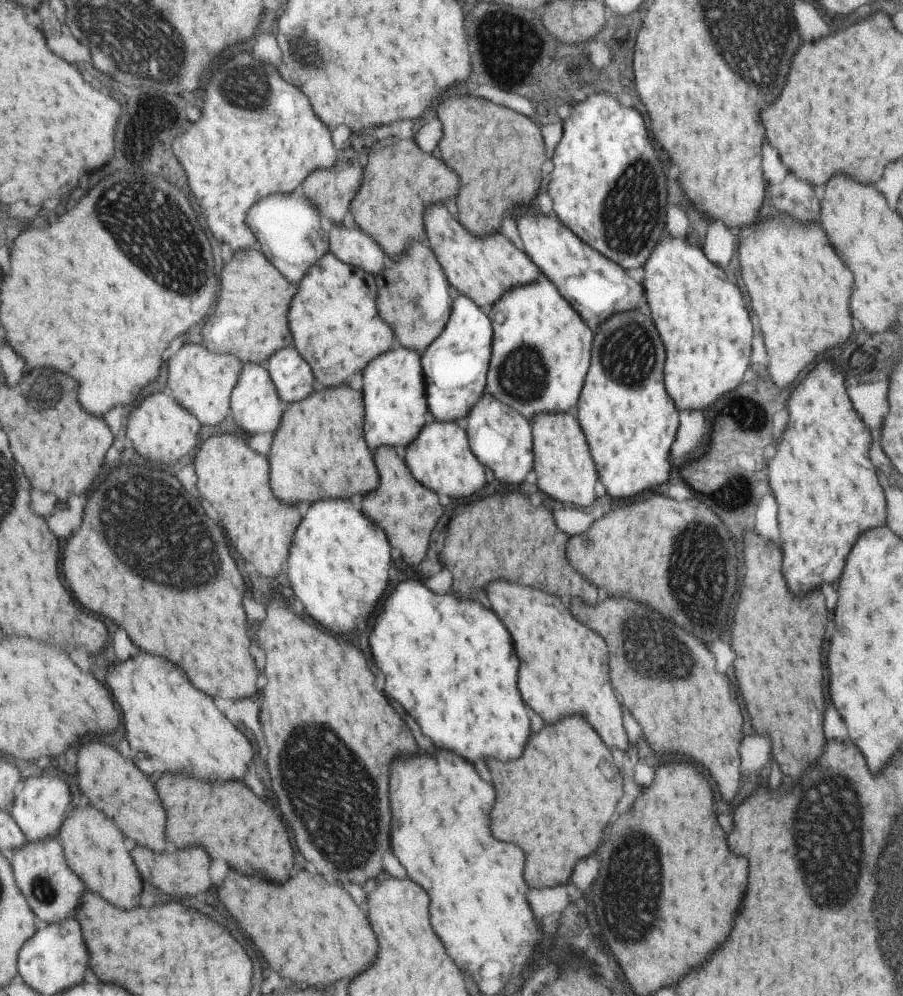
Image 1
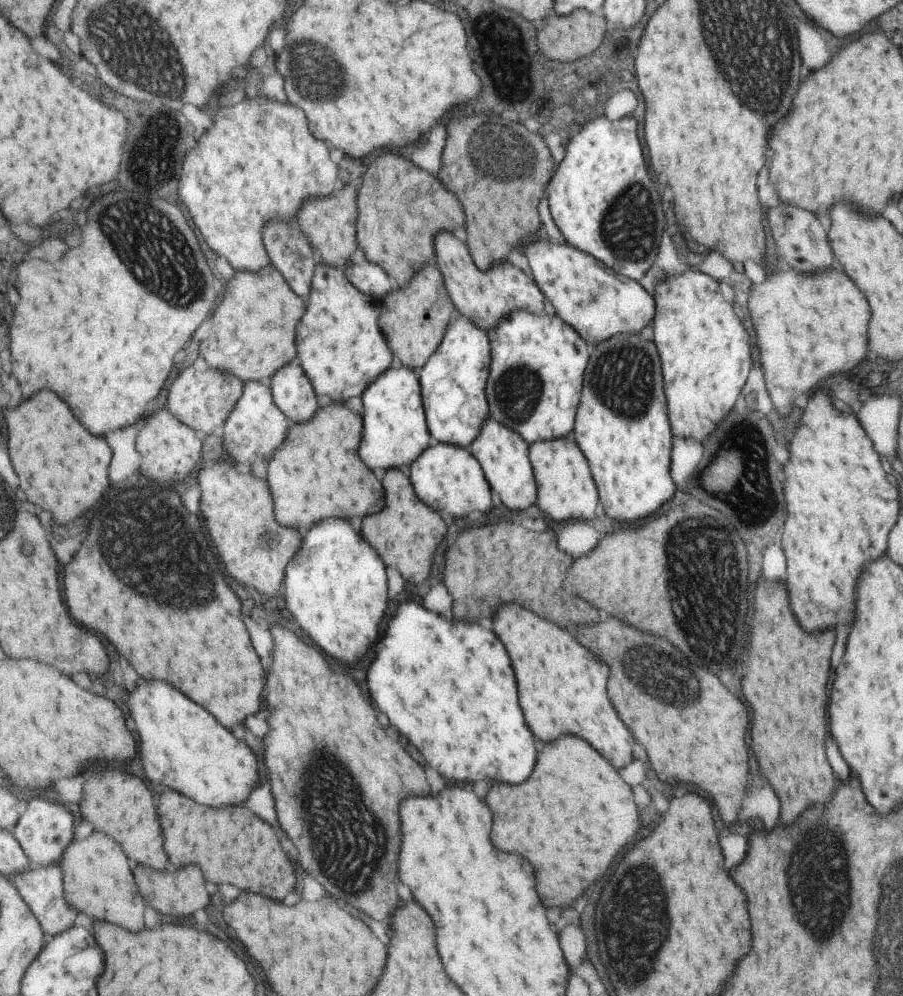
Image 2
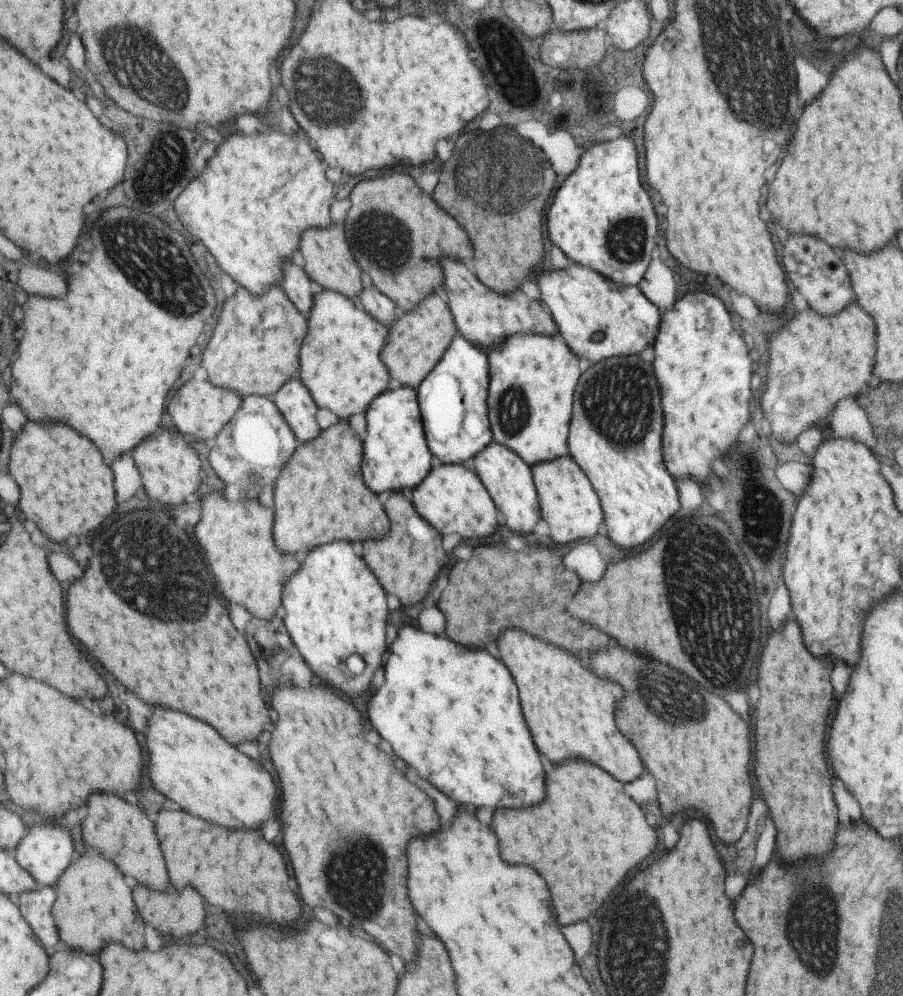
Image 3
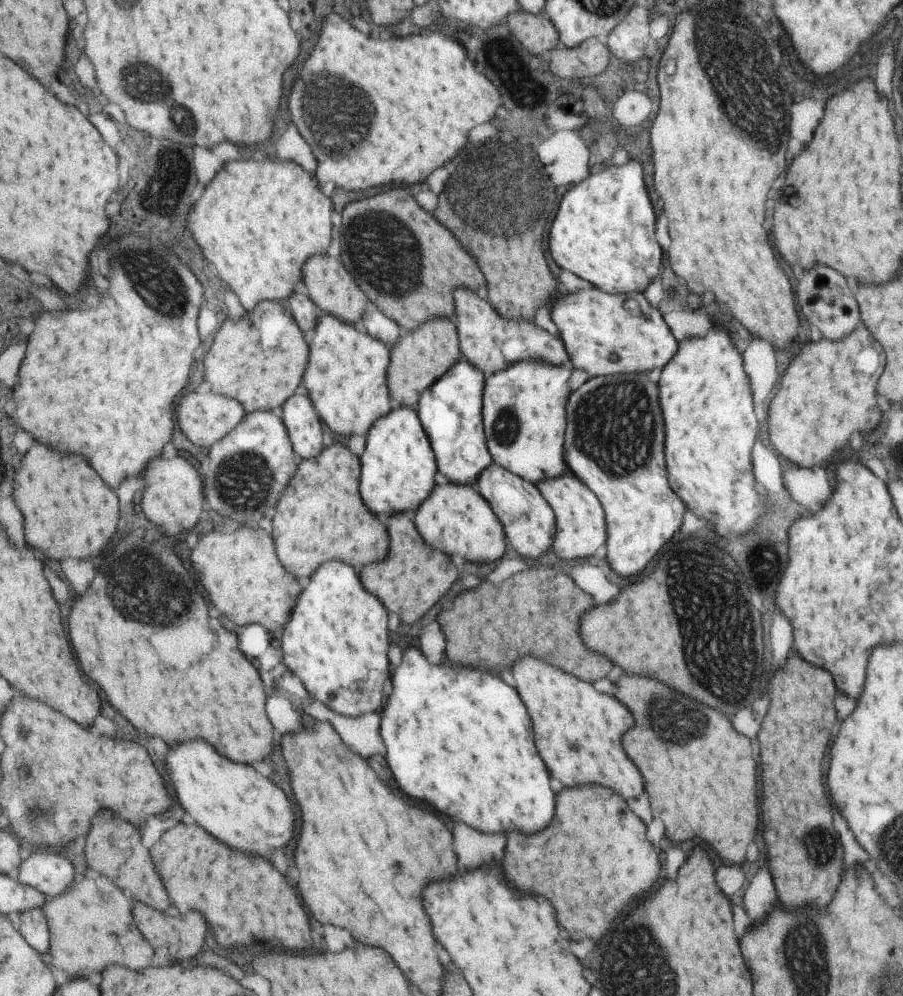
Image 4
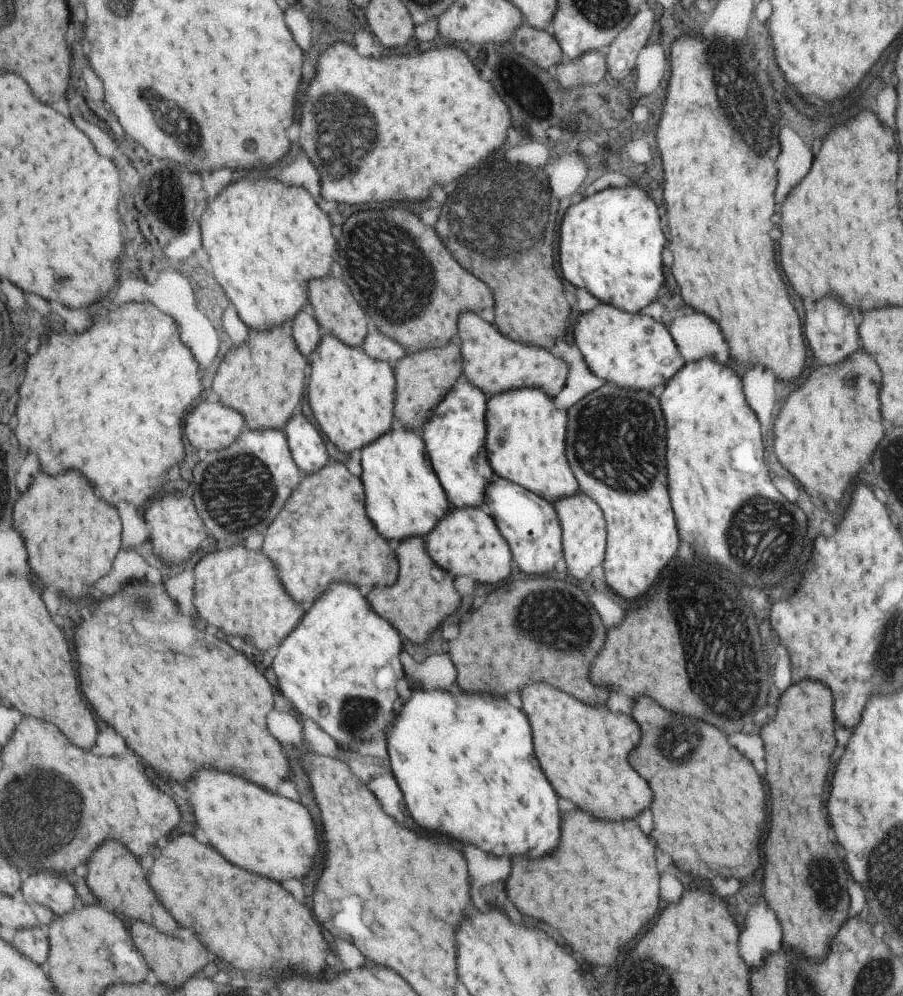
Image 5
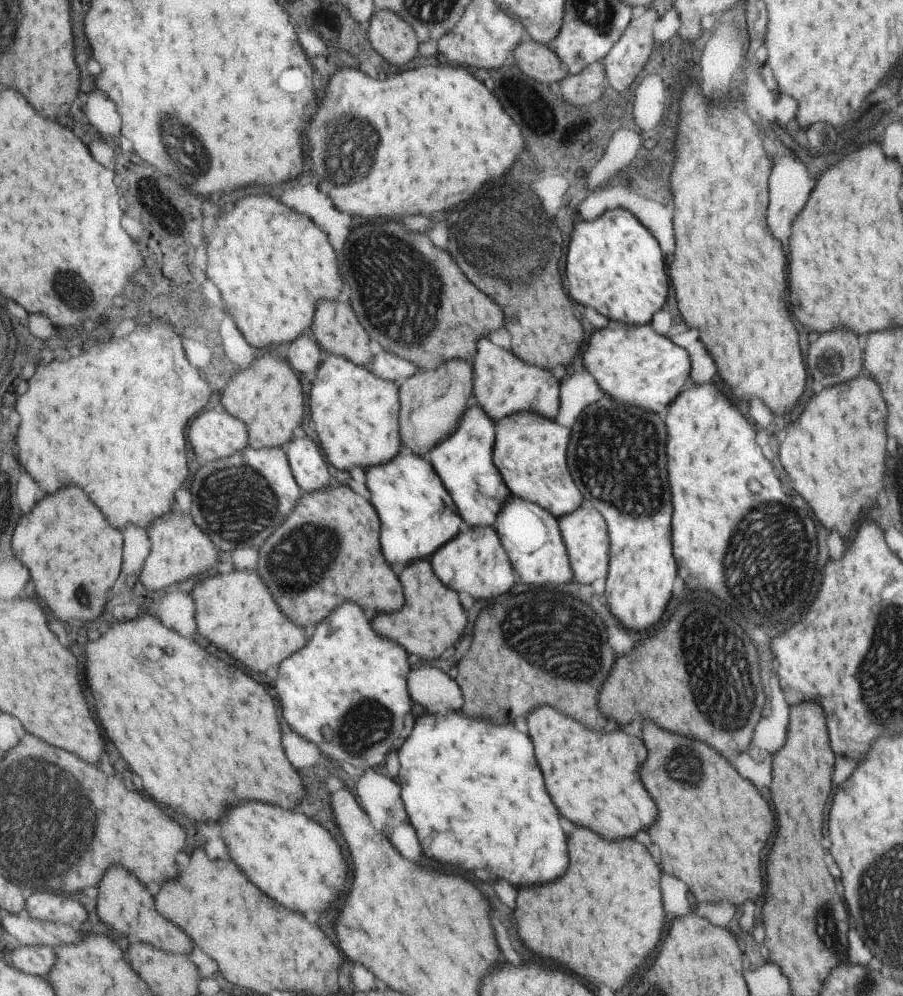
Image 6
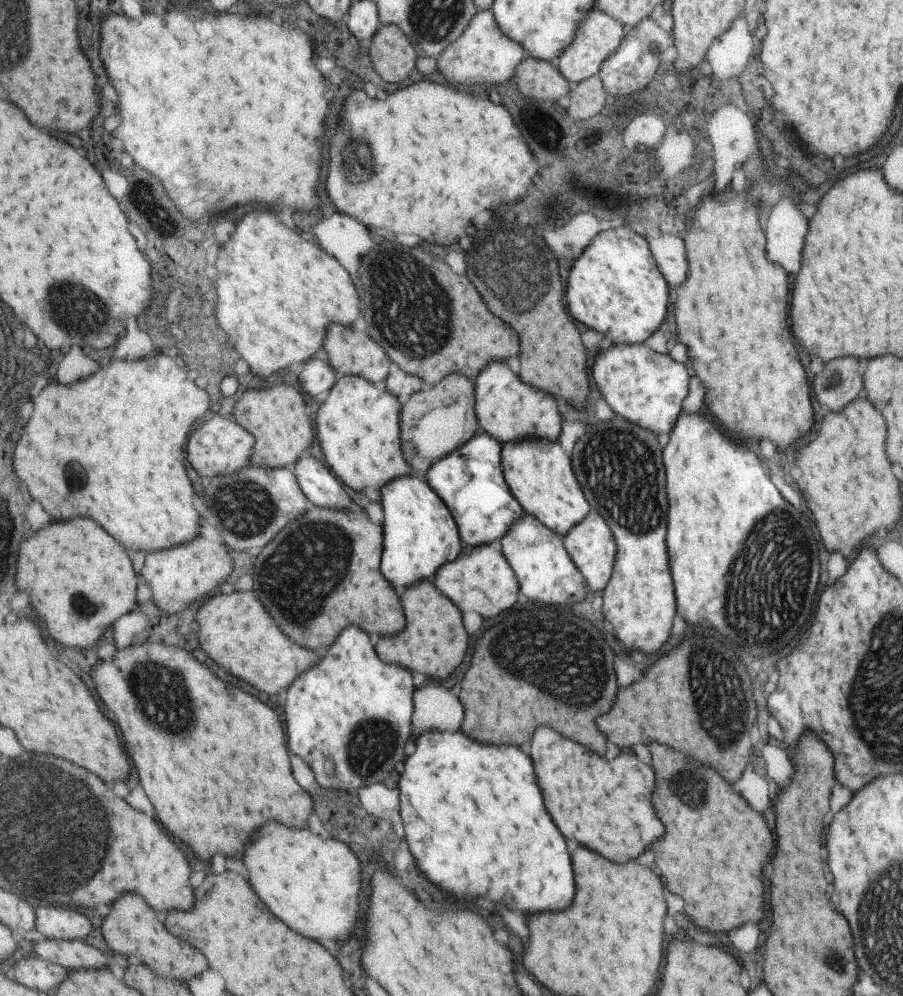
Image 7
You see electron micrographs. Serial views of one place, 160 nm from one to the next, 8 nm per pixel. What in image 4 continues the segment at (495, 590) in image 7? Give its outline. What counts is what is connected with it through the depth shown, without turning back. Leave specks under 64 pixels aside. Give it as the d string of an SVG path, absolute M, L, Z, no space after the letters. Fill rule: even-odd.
M440 480L414 517L421 536L425 536L433 548L441 548L451 556L463 556L469 562L497 562L505 552L500 517L475 486L452 485ZM457 526L461 530L457 530ZM457 532L461 532L467 544L457 544Z

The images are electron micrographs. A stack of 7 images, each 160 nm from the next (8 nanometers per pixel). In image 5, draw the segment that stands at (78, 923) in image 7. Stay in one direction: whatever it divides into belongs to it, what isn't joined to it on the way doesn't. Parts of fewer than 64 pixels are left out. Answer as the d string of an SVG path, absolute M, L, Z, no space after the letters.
M53 872L29 874L23 882L22 896L30 904L49 907L57 916L67 915L75 908L77 890L67 882L65 876Z

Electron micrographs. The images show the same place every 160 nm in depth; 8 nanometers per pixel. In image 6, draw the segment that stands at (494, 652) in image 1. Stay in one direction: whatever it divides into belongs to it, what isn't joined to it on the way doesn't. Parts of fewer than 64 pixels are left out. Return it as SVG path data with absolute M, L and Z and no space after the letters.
M461 714L423 716L399 750L399 762L403 802L429 858L463 872L489 870L511 886L547 884L565 872L567 850L557 810L543 788L529 738L513 726L495 728Z

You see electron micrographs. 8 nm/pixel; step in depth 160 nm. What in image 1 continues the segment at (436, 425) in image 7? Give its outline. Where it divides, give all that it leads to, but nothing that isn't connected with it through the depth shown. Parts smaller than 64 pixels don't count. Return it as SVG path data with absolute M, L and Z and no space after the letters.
M429 242L415 243L400 261L375 275L379 288L381 316L393 327L398 345L413 349L419 354L441 336L454 307L451 284L444 267Z

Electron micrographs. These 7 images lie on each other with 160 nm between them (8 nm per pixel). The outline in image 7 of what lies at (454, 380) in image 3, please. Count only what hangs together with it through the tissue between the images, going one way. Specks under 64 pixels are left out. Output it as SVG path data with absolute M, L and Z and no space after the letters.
M481 429L465 446L435 463L427 473L428 483L450 508L461 538L469 547L498 544L508 528L525 514L504 479L501 445Z

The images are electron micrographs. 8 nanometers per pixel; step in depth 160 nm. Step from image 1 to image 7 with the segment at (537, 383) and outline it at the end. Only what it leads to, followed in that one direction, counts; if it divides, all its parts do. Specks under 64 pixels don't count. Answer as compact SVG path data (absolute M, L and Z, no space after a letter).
M526 437L517 442L503 443L501 448L504 479L525 514L535 517L562 538L585 518L590 504L575 478L572 466L569 466L569 456L558 441Z

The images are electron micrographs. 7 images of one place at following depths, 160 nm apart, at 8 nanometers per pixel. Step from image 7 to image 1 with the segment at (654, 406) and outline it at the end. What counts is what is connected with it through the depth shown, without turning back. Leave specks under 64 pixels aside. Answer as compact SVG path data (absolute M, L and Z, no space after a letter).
M520 213L513 217L523 252L540 269L541 276L547 277L556 286L571 308L577 308L577 314L581 312L581 316L585 316L585 322L593 322L590 327L597 328L605 318L617 312L637 308L639 298L643 296L641 286L634 279L631 280L620 265L579 240L565 224L561 224L559 218L555 220Z

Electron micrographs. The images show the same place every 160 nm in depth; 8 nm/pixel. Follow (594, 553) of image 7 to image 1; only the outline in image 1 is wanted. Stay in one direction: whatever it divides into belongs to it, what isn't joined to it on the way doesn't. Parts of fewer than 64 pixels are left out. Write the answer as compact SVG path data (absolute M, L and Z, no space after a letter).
M574 411L567 413L545 413L535 415L531 422L533 433L533 482L546 501L557 501L562 505L589 506L595 500L595 468L586 440L579 428Z

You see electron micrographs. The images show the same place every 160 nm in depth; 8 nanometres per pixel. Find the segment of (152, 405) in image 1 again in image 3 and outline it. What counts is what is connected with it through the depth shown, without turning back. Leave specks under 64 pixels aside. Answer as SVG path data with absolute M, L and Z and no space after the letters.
M179 430L176 431L178 433L163 431L161 434L155 434L141 443L133 452L134 461L142 474L145 492L149 494L151 500L157 500L169 508L183 504L189 496L199 494L199 490L204 489L201 472L203 466L197 452L188 444L191 438L181 434Z

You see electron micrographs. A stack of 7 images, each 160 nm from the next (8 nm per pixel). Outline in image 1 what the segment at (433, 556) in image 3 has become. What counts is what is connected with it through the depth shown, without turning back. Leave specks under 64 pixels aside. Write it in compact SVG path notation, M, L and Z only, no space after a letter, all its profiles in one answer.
M379 448L377 452L377 468L381 472L381 486L377 492L367 496L363 500L365 512L369 512L369 518L373 518L377 524L381 524L389 532L389 540L393 540L393 548L399 548L403 554L403 560L411 566L417 566L425 560L429 550L429 538L445 514L439 496L424 484L421 484L416 476L413 476L412 469L401 450L397 448Z

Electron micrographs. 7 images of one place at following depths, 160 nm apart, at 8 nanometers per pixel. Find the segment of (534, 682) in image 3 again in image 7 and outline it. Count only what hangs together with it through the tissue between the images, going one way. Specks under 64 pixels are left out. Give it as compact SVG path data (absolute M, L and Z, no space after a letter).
M541 726L535 730L537 732L533 734L529 744L529 758L533 762L539 792L545 804L549 806L545 810L565 840L571 838L585 848L593 848L593 852L601 852L605 860L625 864L629 860L635 860L647 846L651 846L663 834L663 826L651 808L653 772L643 766L631 751L623 750L613 760L609 760L589 752L583 745L572 740L565 740L561 734L549 727Z

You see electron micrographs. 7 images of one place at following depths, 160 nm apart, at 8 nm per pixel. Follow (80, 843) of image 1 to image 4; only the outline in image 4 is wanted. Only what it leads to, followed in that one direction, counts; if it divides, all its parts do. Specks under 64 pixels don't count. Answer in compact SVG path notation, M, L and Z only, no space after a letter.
M103 876L77 878L67 892L49 899L43 911L50 928L49 964L65 971L69 980L102 974L103 968L111 964L133 970L143 970L153 964L155 950L135 926L131 898L125 896L112 880Z

